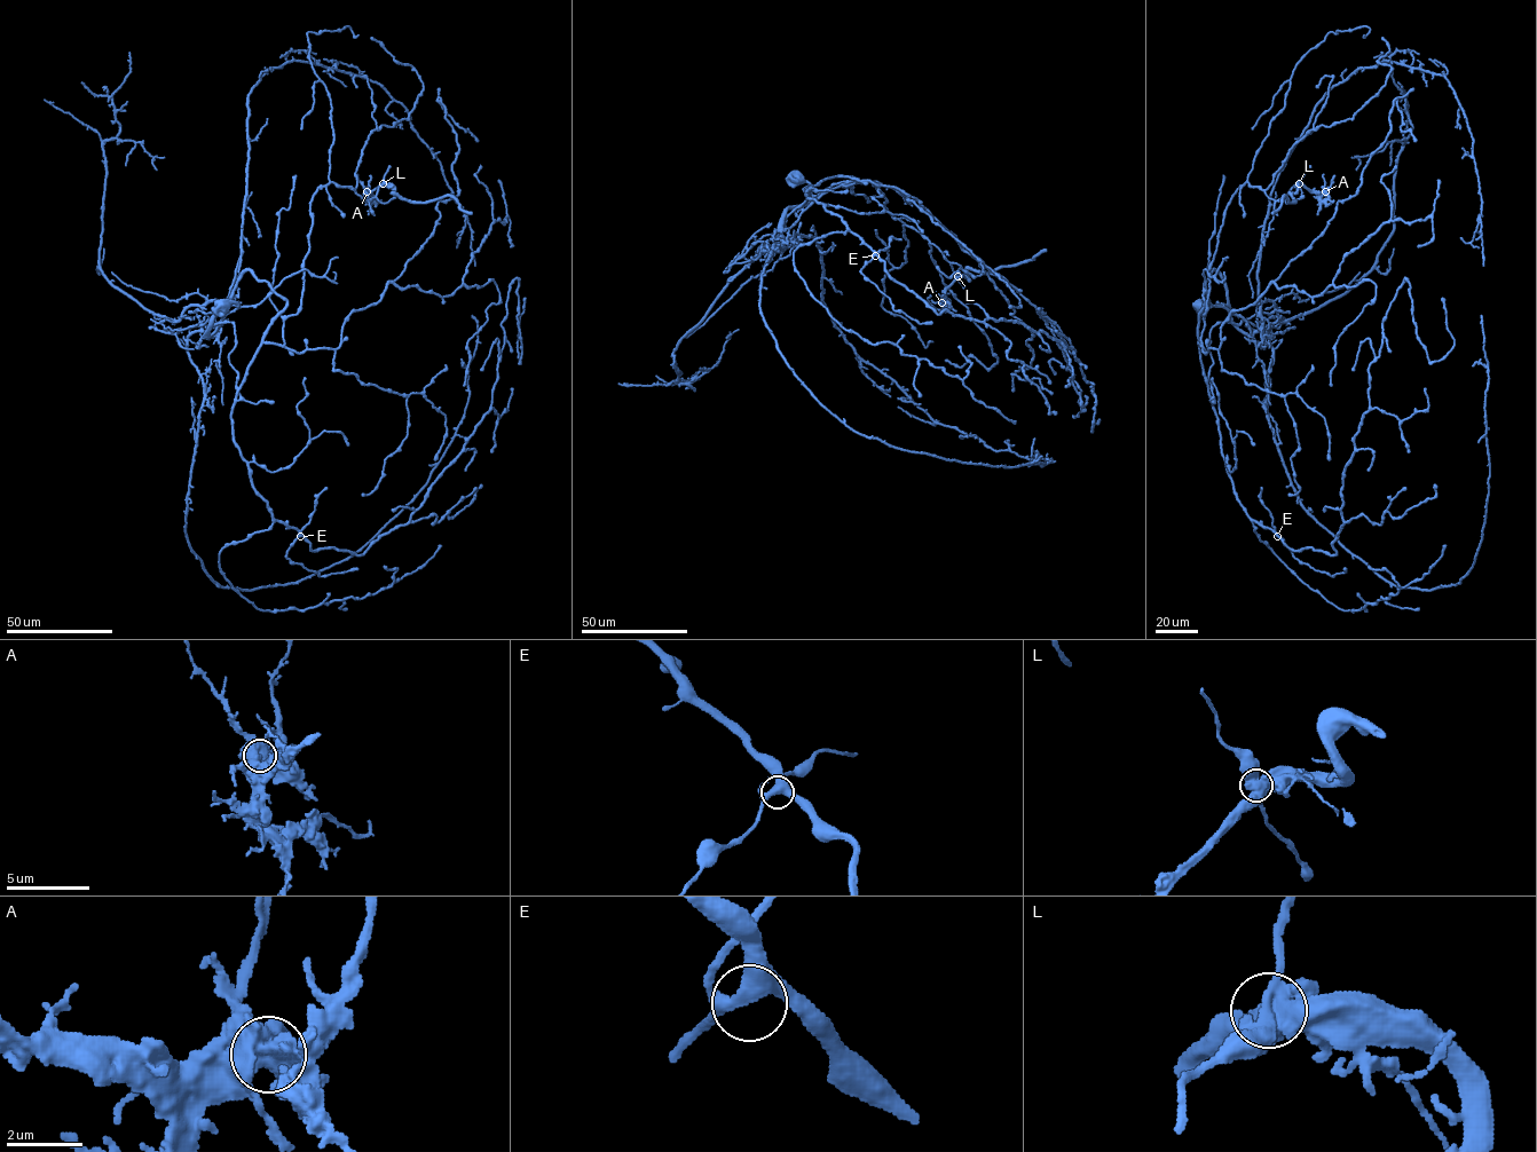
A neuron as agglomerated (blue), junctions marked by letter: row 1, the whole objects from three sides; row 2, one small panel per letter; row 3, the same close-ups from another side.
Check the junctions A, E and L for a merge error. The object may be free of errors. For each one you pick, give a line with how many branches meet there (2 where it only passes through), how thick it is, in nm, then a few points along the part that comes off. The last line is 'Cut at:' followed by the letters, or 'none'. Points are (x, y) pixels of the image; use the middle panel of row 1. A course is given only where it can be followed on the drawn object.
L: 4 branches meet; 600 nm thick; foreign part runs (958, 276), (968, 276), (969, 269), (992, 271), (1025, 262), (1046, 249)
Cut at: L

